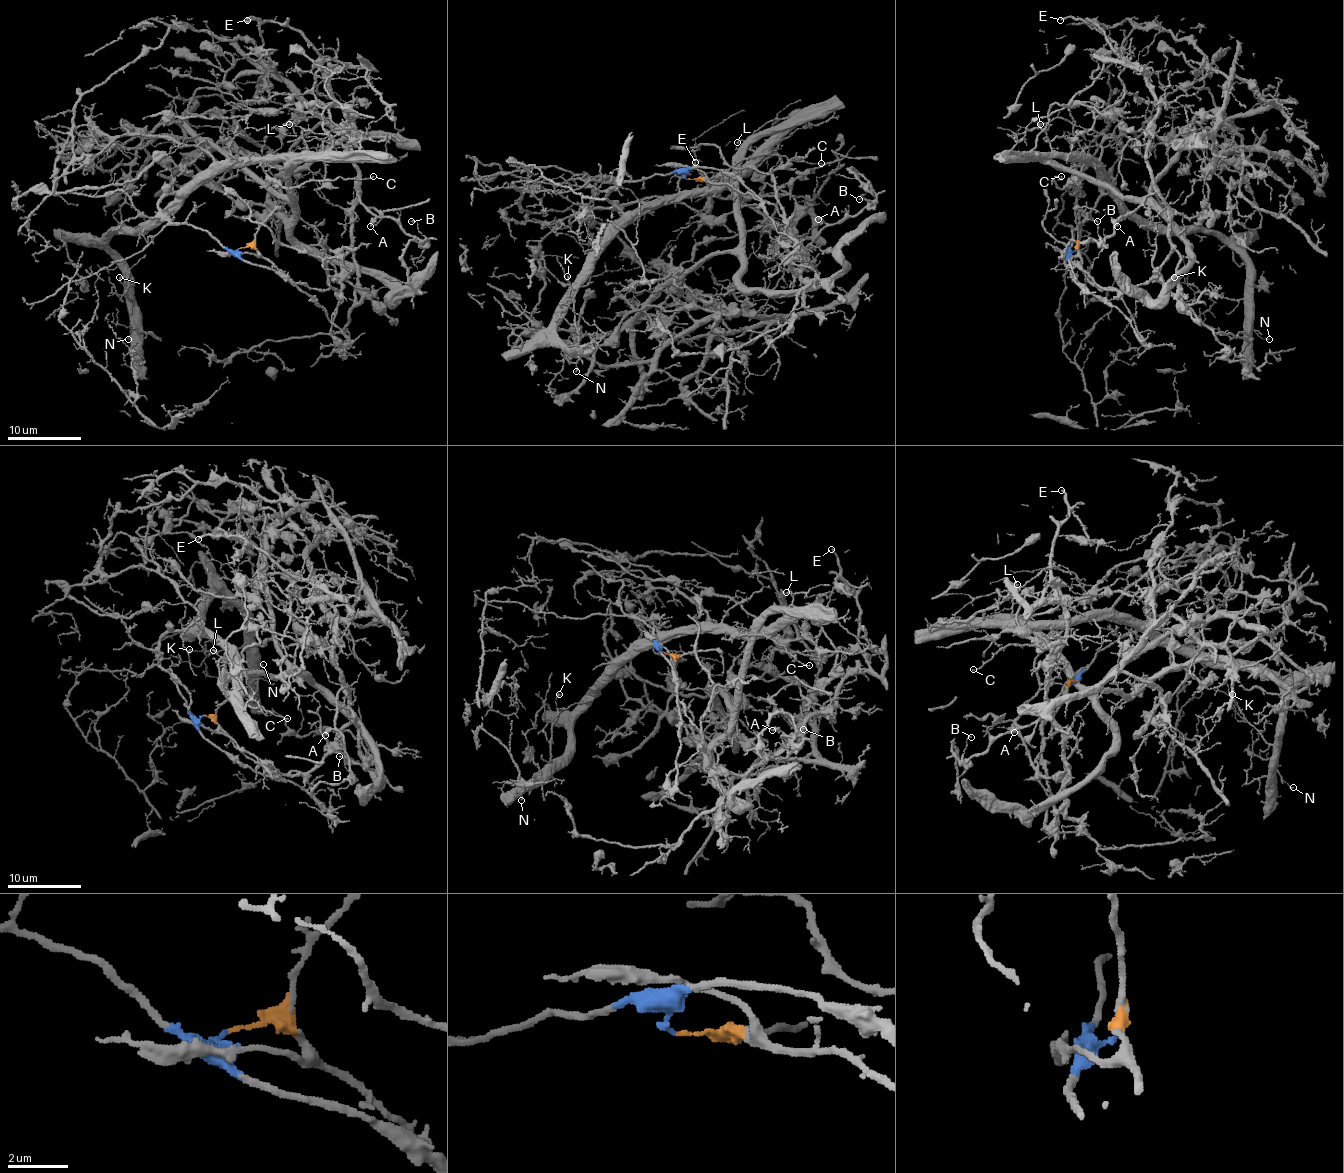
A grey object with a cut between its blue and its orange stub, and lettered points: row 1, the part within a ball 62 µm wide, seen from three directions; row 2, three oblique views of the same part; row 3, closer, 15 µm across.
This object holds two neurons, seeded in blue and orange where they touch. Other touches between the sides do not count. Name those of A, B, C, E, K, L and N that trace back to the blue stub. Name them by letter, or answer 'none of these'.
C, K, L, N

